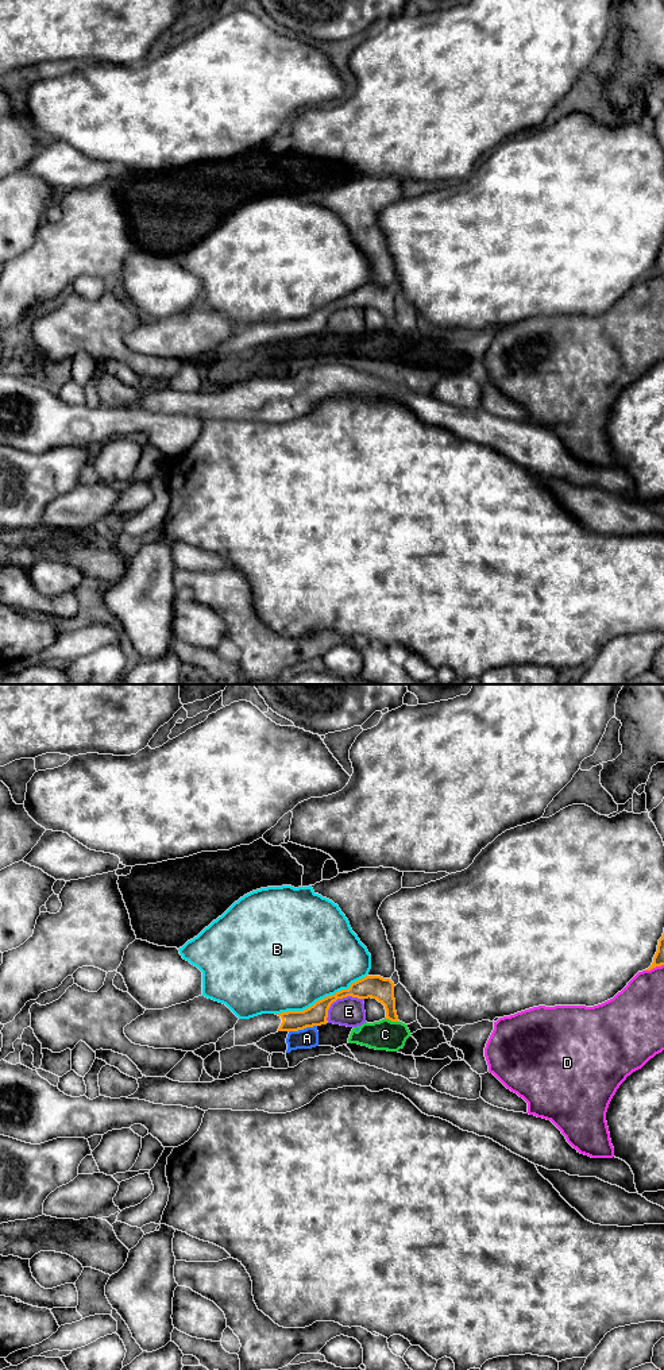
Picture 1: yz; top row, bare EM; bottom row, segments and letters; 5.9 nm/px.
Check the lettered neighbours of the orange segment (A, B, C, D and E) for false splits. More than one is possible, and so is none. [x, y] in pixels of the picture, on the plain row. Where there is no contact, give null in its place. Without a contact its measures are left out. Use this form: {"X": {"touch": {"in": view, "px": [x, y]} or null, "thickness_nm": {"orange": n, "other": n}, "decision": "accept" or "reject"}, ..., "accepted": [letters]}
{"A": {"touch": {"in": "yz", "px": [302, 338]}, "thickness_nm": {"orange": 130, "other": 120}, "decision": "reject"}, "B": {"touch": {"in": "yz", "px": [321, 308]}, "thickness_nm": {"orange": 130, "other": 500}, "decision": "reject"}, "C": {"touch": {"in": "yz", "px": [392, 330]}, "thickness_nm": {"orange": 140, "other": 180}, "decision": "reject"}, "D": {"touch": {"in": "yz", "px": [653, 276]}, "thickness_nm": {"orange": 60, "other": 280}, "decision": "reject"}, "E": {"touch": {"in": "yz", "px": [338, 307]}, "thickness_nm": {"orange": 140, "other": 180}, "decision": "reject"}, "accepted": []}

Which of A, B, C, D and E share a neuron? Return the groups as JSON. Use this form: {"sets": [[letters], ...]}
{"sets": [["A", "C"], ["B"], ["D"], ["E"]]}

